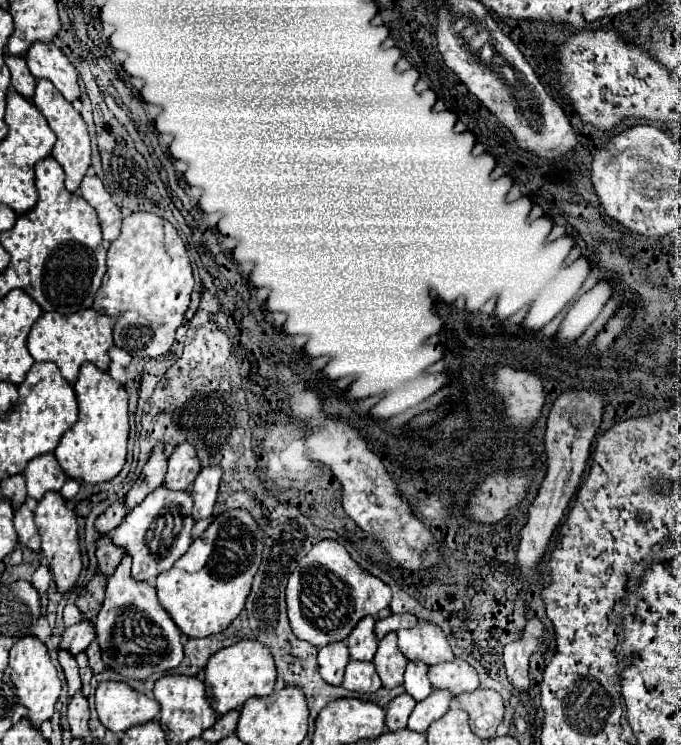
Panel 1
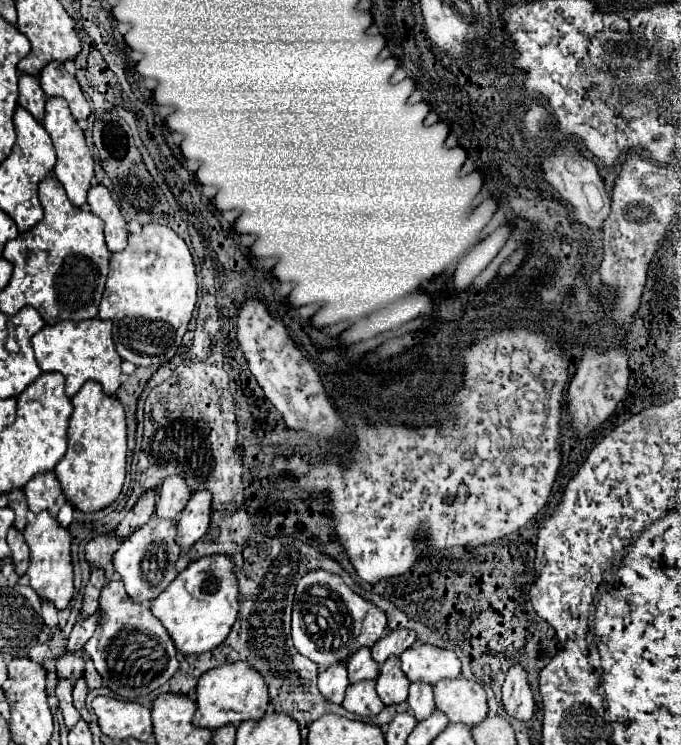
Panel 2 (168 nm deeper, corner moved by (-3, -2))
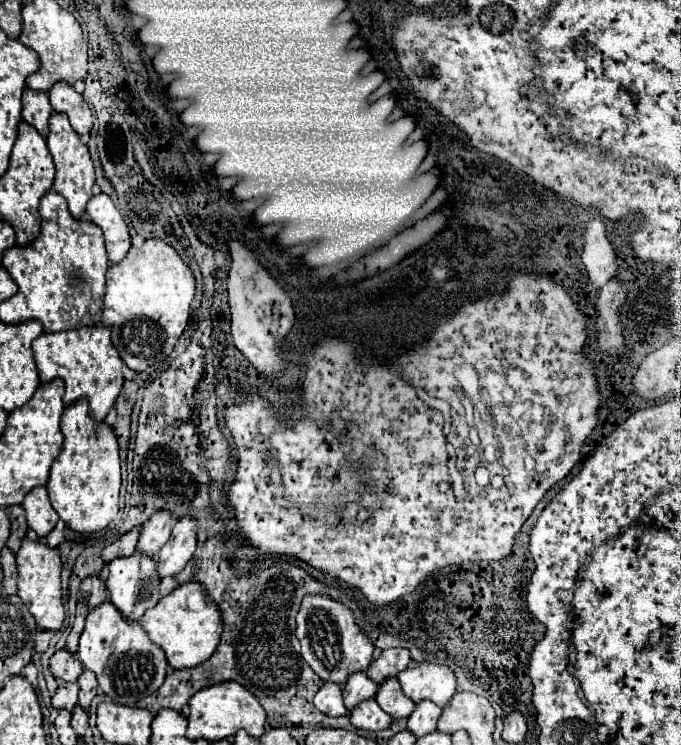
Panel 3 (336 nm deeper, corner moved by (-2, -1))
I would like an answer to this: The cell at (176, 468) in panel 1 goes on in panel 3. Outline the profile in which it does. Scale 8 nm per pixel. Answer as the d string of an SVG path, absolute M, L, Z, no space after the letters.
M156 511L152 515L152 519L142 525L136 551L140 555L156 559L162 545L170 539L170 531L172 531L174 523L176 523L176 519L168 511Z

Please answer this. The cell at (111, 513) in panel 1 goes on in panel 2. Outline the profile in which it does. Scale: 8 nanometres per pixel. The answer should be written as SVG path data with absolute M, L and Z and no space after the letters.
M111 532L111 534L101 534L101 536L93 538L85 546L87 560L91 564L103 566L105 568L105 574L107 574L107 580L111 580L111 576L115 574L113 564L111 564L111 556L119 550L119 544L121 544L121 538L115 532Z

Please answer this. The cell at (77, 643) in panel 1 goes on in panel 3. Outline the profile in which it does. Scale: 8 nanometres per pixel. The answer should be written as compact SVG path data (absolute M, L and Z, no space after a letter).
M58 683L58 691L52 697L54 709L66 709L72 713L78 699L78 685L76 683Z

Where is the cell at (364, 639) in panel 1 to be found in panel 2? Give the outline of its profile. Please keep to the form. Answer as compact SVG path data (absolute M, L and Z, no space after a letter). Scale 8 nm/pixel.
M367 646L359 648L355 654L349 656L347 670L351 684L359 680L375 680L379 676L379 664L371 658L371 648Z

